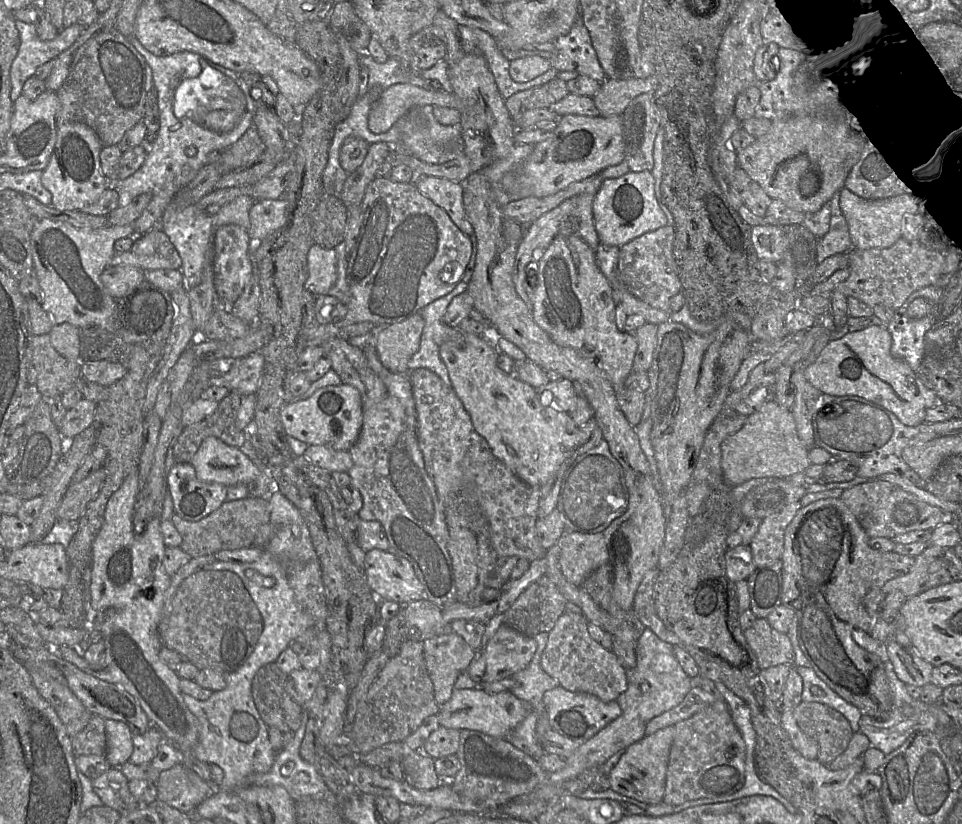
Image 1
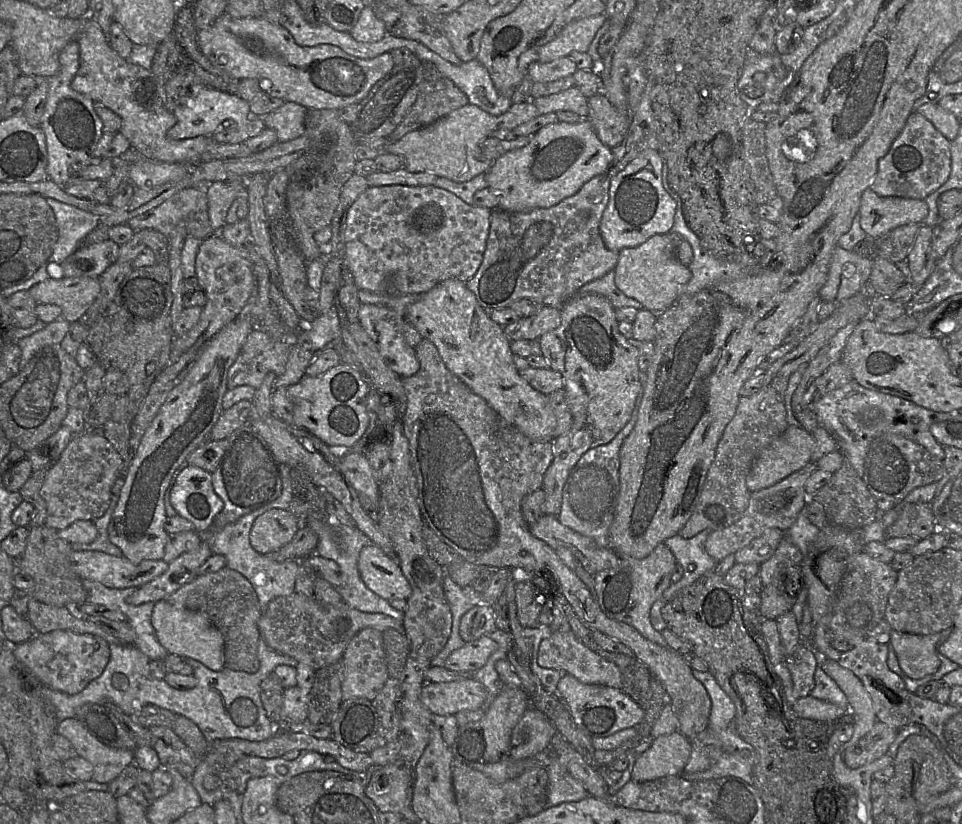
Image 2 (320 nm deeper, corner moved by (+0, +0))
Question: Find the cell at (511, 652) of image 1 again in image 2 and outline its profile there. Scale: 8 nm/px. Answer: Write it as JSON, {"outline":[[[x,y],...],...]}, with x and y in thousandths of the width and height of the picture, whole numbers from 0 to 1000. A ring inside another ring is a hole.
{"outline":[[[502,771],[472,789],[464,800],[462,809],[473,816],[493,816],[506,805],[517,786],[516,778],[507,771]]]}

